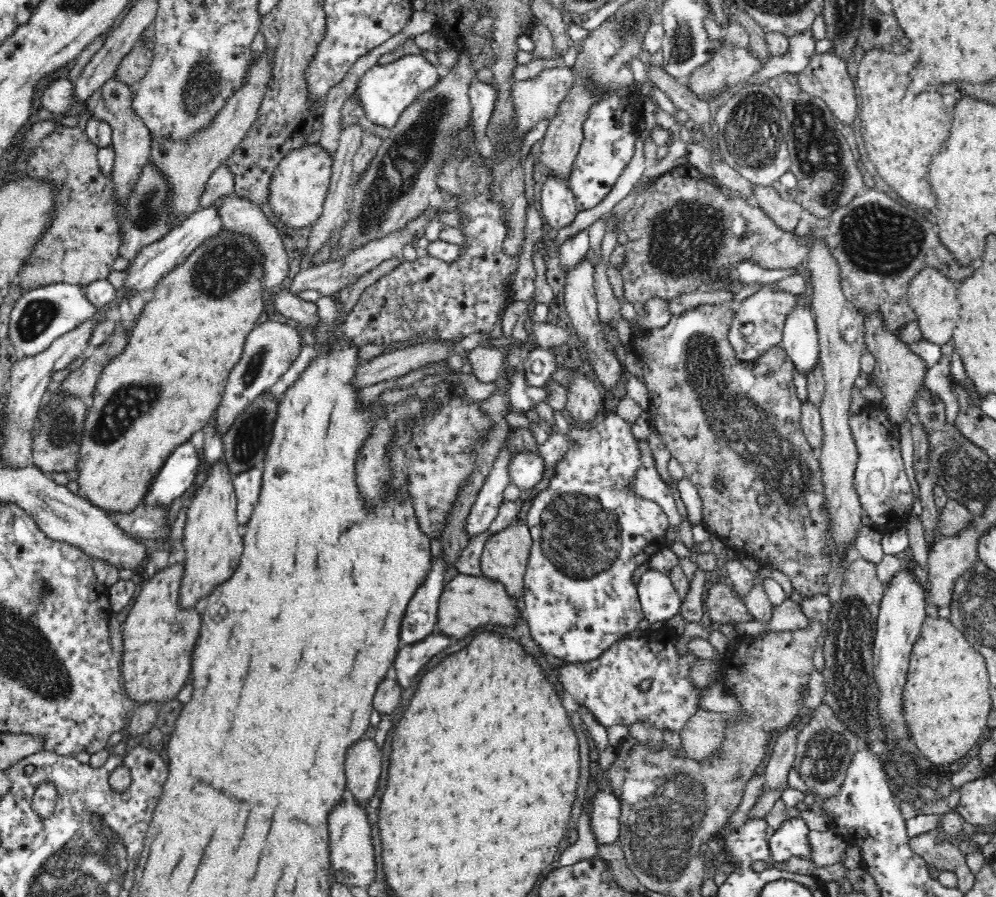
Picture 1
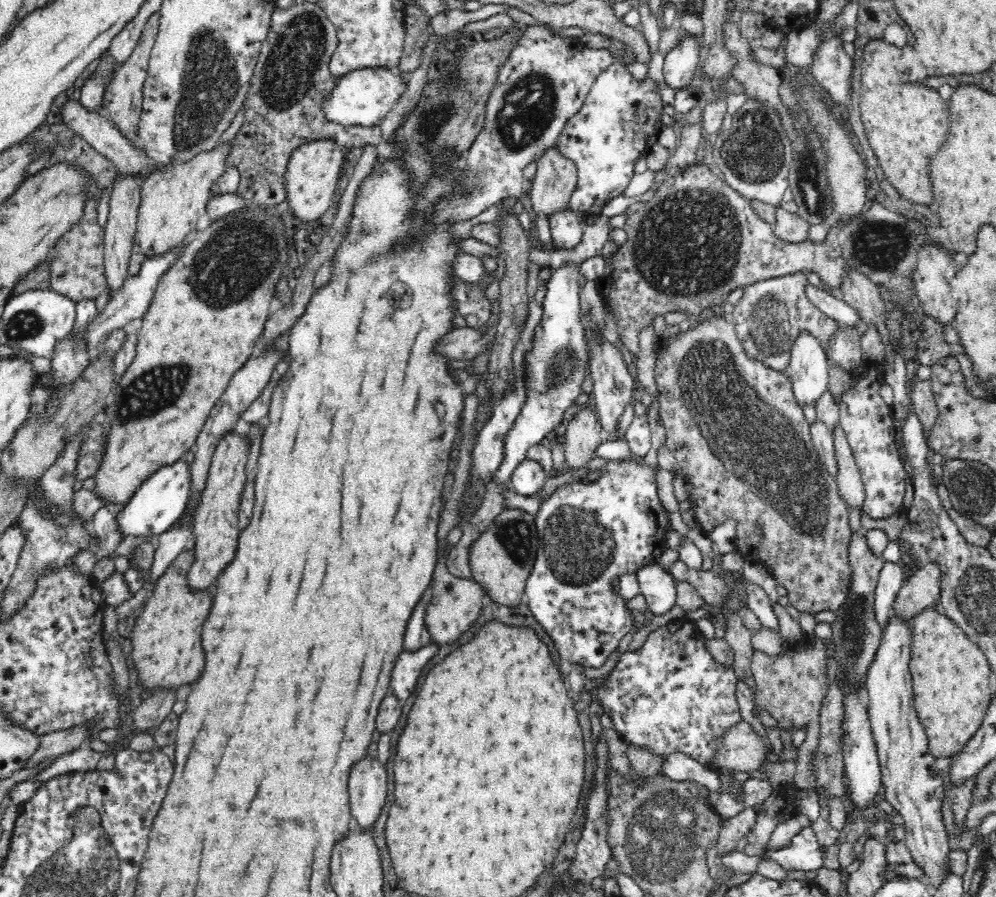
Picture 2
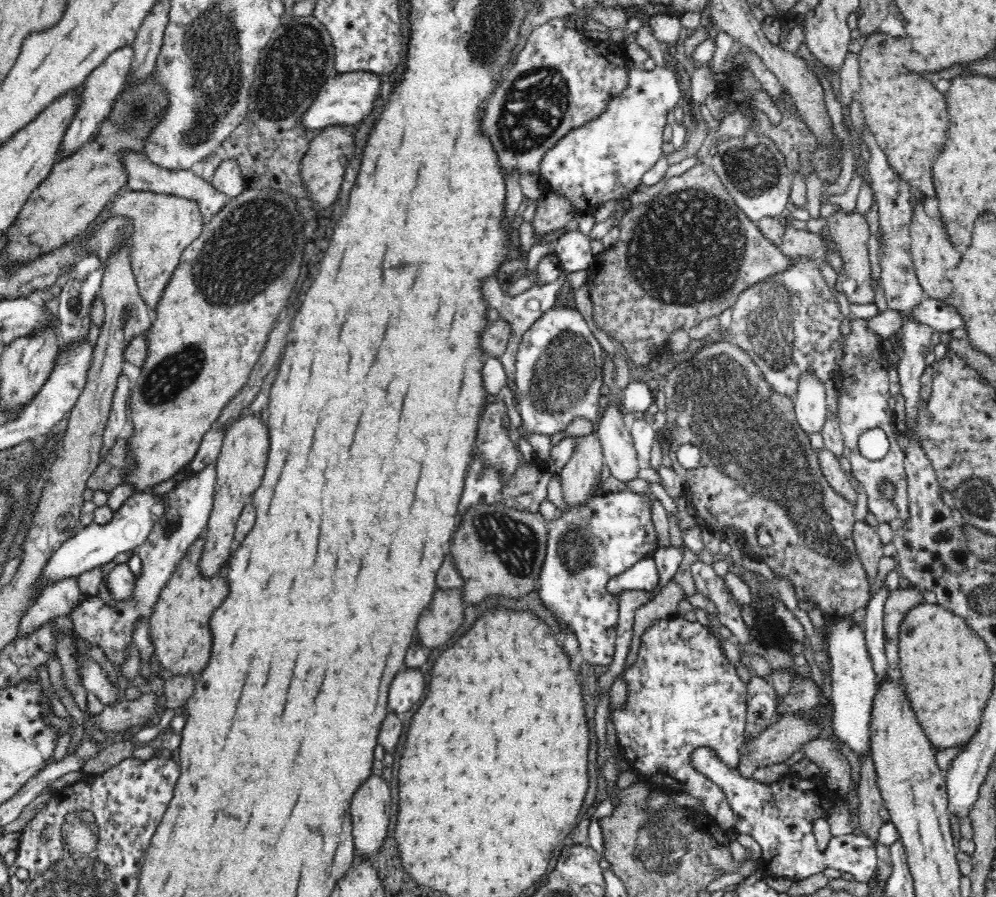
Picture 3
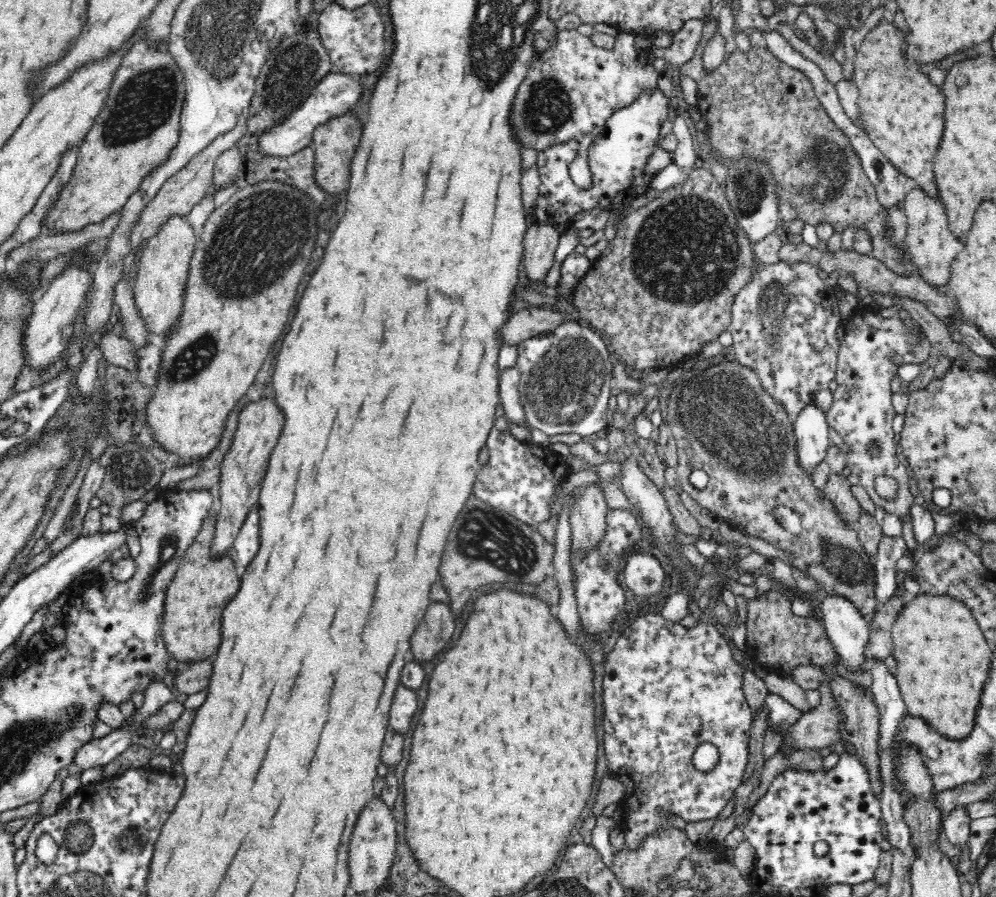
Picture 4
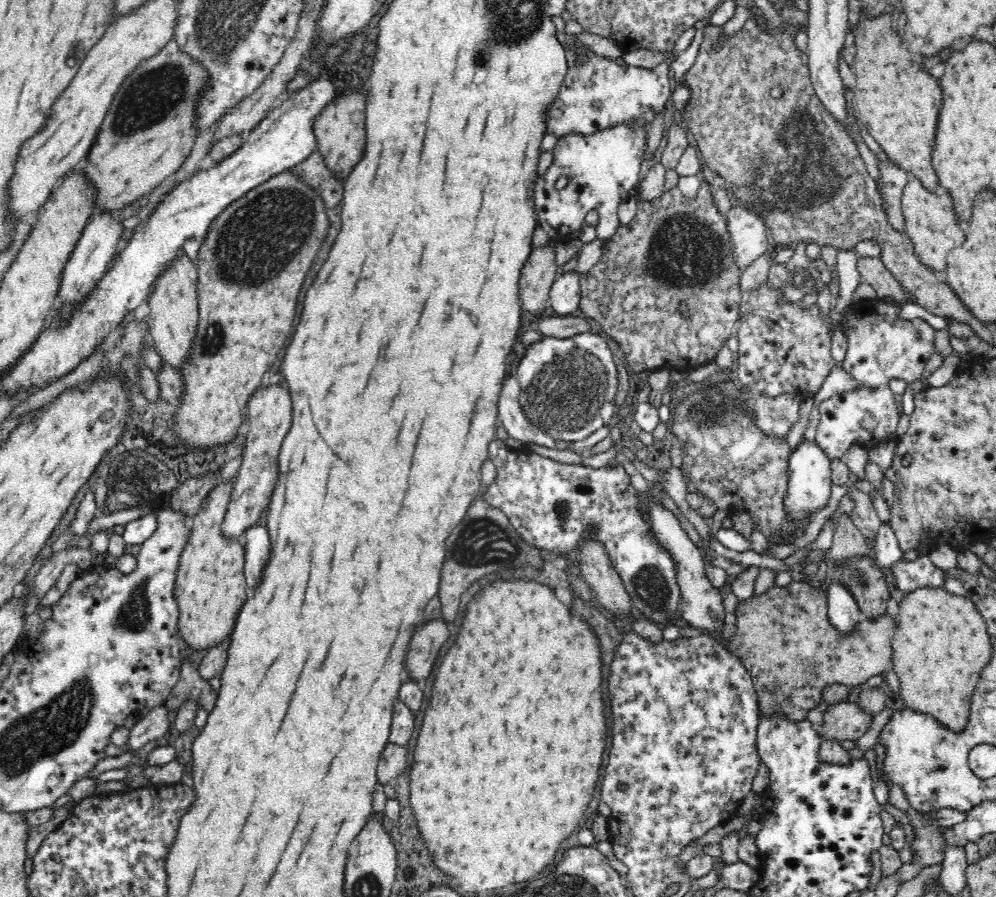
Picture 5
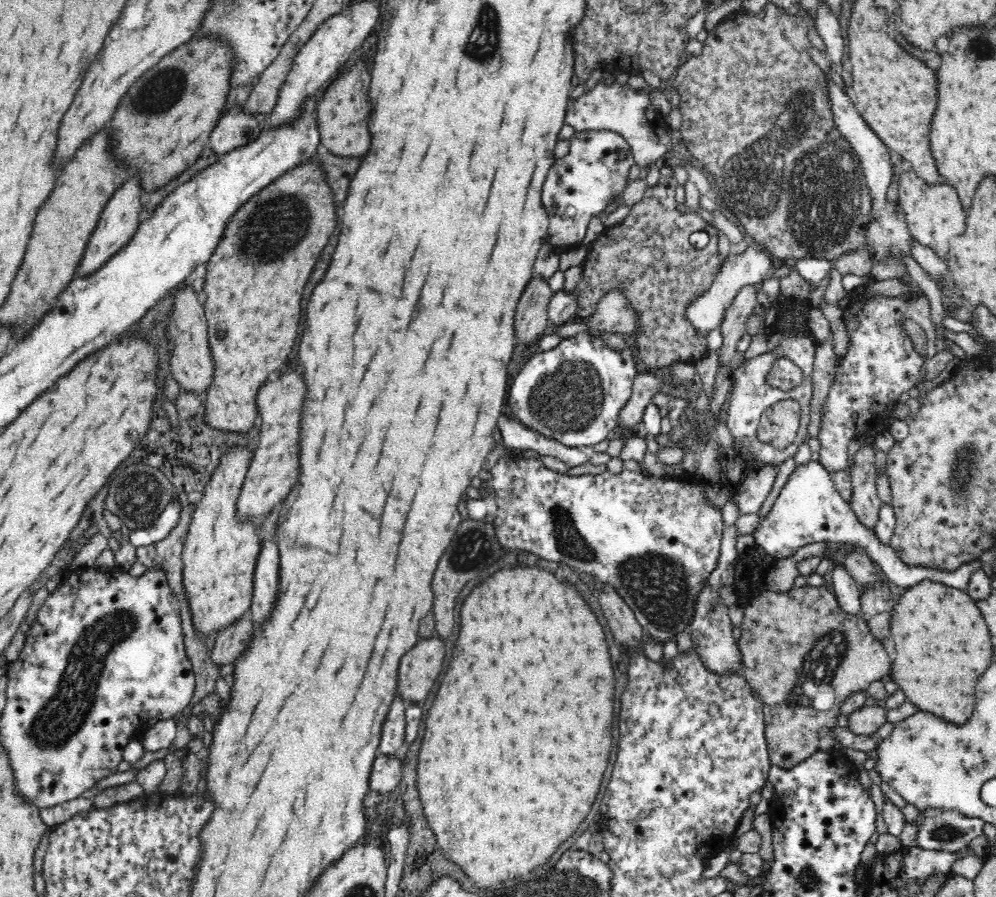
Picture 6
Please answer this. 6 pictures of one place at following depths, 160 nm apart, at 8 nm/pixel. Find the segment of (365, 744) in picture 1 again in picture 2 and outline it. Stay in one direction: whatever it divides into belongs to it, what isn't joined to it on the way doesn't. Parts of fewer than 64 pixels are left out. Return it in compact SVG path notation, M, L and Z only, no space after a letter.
M364 758L352 768L348 788L353 825L362 831L370 831L386 804L386 768L378 760Z

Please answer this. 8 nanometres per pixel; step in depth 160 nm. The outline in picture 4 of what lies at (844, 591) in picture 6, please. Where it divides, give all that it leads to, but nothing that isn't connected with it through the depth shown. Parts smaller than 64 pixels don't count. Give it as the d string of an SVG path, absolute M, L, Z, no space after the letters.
M825 594L820 606L828 638L834 645L841 664L849 671L868 670L864 650L868 640L867 617L843 596Z

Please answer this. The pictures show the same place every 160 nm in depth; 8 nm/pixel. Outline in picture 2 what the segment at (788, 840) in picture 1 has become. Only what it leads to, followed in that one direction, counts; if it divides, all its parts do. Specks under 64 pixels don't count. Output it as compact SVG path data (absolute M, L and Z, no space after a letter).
M811 826L803 830L791 842L770 852L770 858L786 870L818 870L823 860L817 836Z

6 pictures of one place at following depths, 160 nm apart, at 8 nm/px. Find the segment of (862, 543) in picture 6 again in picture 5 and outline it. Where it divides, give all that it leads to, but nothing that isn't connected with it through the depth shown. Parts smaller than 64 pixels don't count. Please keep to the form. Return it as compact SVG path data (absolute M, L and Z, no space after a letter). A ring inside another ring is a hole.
M805 439L797 446L790 455L788 467L788 490L784 496L784 513L790 523L790 532L776 530L768 540L770 544L792 545L803 536L810 524L810 517L816 512L826 508L830 500L830 491L833 486L831 480L831 462L826 453L815 442L807 442ZM926 554L900 558L896 564L890 566L890 569L892 576L894 575L897 580L898 589L904 593L924 586L940 588L947 577L947 571L934 565Z

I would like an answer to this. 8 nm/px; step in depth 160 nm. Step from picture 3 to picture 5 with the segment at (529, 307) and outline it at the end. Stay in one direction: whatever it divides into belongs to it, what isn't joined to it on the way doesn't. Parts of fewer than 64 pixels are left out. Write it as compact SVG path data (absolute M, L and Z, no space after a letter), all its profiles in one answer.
M508 376L497 402L498 424L502 424L508 436L522 443L538 444L546 448L556 448L556 440L528 420L518 403L520 385L515 376Z

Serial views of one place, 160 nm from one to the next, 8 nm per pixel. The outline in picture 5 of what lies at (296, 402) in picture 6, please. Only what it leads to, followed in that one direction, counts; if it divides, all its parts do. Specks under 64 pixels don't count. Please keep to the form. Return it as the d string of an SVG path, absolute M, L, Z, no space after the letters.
M272 384L253 392L246 406L248 434L246 436L242 466L238 478L234 479L233 491L222 523L226 538L240 538L266 512L275 486L280 479L279 456L284 437L290 430L292 399L286 384Z

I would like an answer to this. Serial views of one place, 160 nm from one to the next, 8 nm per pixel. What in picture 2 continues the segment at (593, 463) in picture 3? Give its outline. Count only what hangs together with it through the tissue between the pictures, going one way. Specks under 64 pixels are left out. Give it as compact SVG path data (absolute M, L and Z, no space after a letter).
M592 403L568 423L561 440L565 463L570 470L591 468L591 460L596 458L598 446L606 441L606 432L598 421Z

